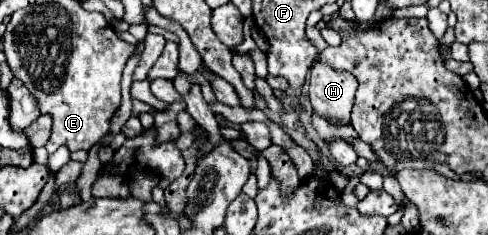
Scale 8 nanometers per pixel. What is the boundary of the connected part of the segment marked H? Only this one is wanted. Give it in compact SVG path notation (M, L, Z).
M316 61L310 69L310 101L322 117L350 119L356 93L356 77L348 71L334 71L332 65Z

